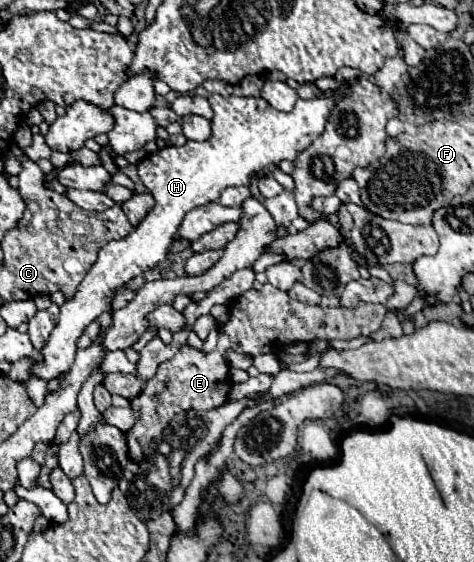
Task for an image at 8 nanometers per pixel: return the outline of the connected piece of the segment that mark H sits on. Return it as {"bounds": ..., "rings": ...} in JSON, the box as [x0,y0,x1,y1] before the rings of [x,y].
{"bounds":[32,84,348,380],"rings":[[[342,84],[334,90],[326,90],[320,98],[298,98],[292,112],[280,112],[260,96],[240,98],[212,94],[208,101],[214,117],[212,136],[208,140],[188,140],[184,146],[166,146],[154,154],[148,154],[138,164],[138,176],[154,196],[156,206],[148,212],[148,216],[138,224],[134,232],[120,240],[108,242],[100,250],[96,264],[78,286],[76,296],[60,308],[60,320],[52,330],[46,346],[40,350],[44,362],[36,364],[32,372],[44,380],[52,380],[68,372],[74,362],[76,342],[82,332],[102,312],[110,310],[110,302],[116,290],[124,288],[126,282],[144,274],[166,258],[168,248],[178,232],[178,222],[182,222],[190,210],[208,202],[216,202],[224,188],[248,184],[252,176],[272,174],[282,160],[294,160],[324,132],[332,108],[340,98],[346,96],[348,88],[348,84]]]}

